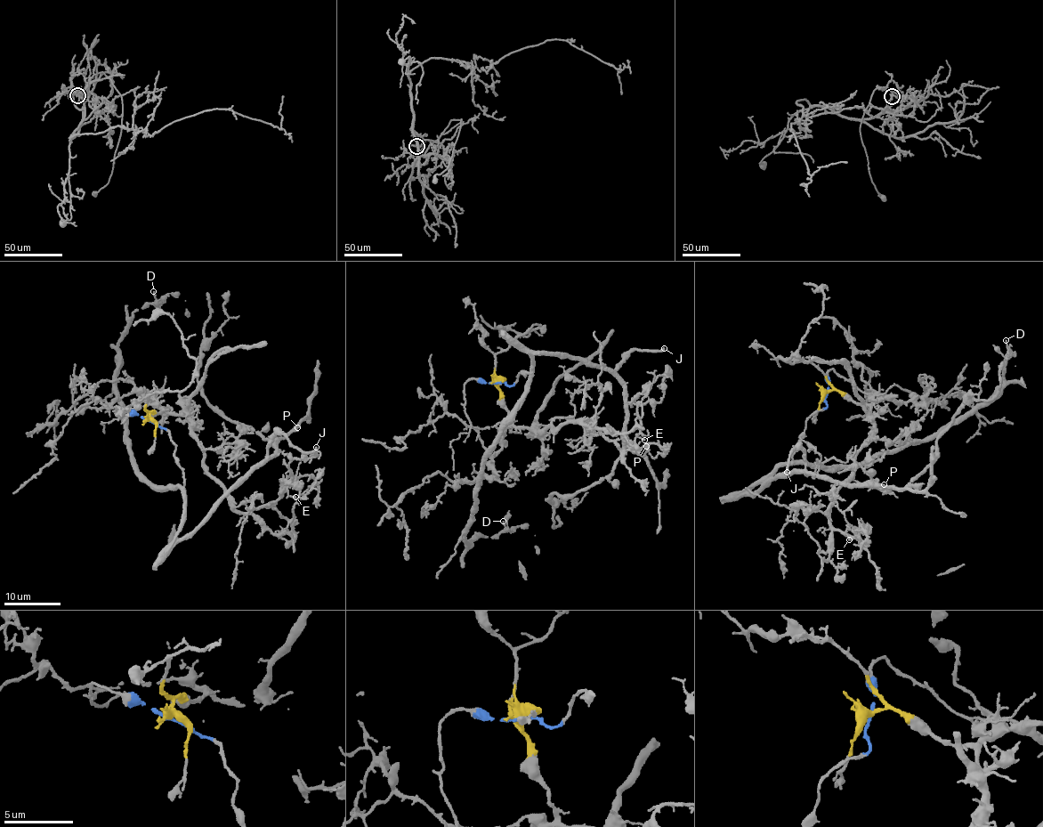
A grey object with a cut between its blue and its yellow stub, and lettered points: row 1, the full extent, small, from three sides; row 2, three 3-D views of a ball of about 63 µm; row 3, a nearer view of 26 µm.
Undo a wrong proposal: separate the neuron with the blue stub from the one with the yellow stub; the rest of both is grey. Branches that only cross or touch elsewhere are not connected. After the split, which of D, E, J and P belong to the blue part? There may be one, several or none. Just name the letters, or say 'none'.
D, J, P

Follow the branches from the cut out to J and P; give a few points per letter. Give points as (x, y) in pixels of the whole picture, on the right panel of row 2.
J: (827, 394), (793, 460), (754, 486), (752, 497), (804, 469), (805, 452), (794, 449), (786, 472)
P: (827, 394), (793, 460), (751, 497), (804, 471), (884, 484)

